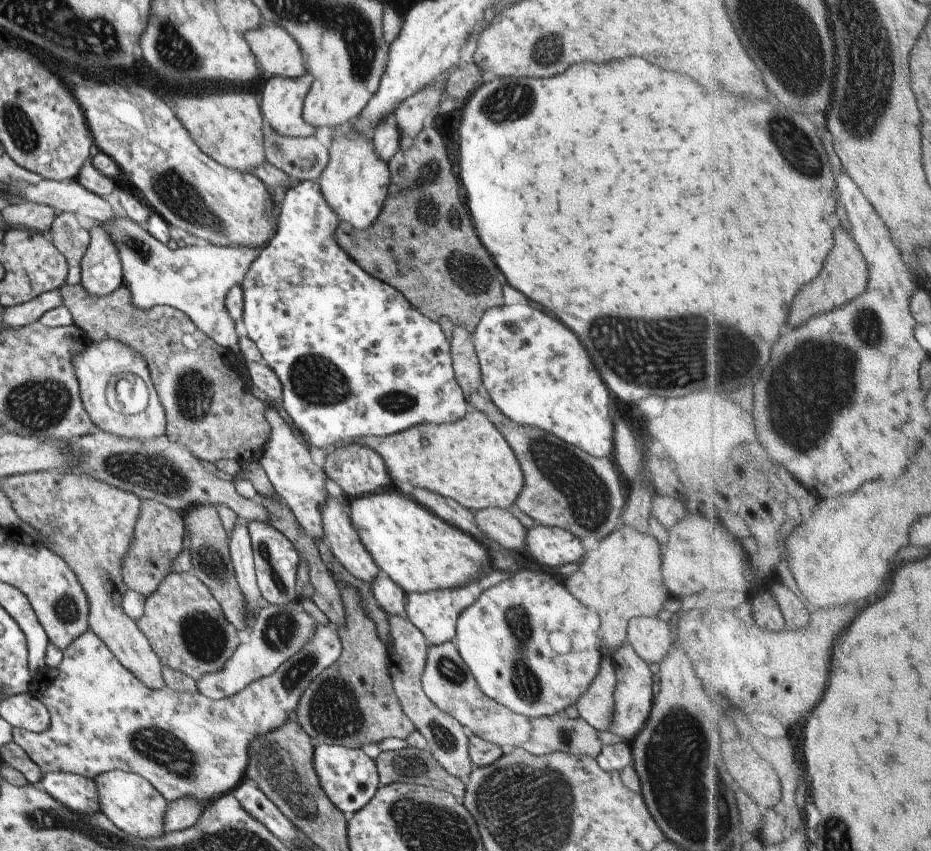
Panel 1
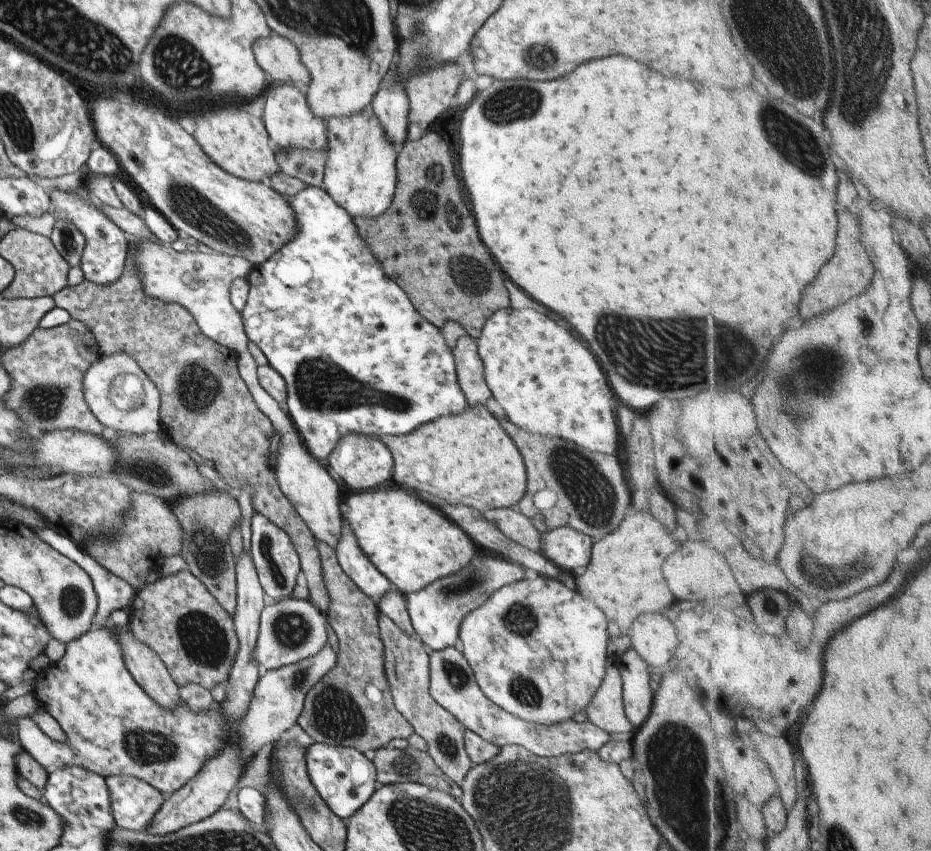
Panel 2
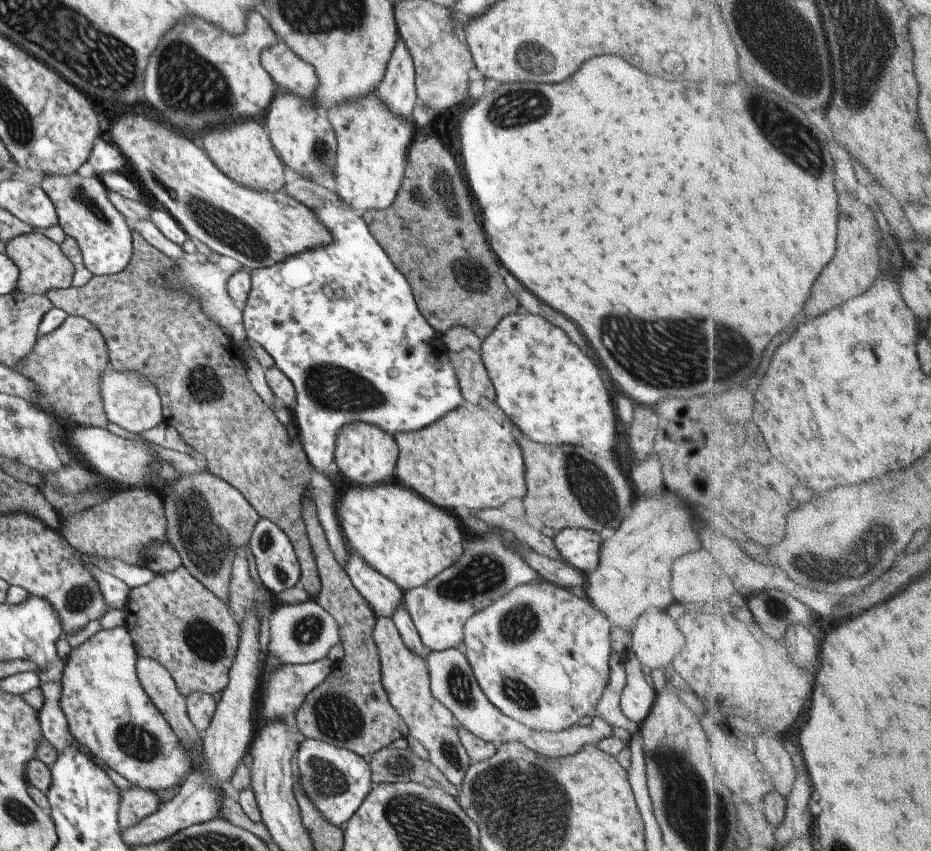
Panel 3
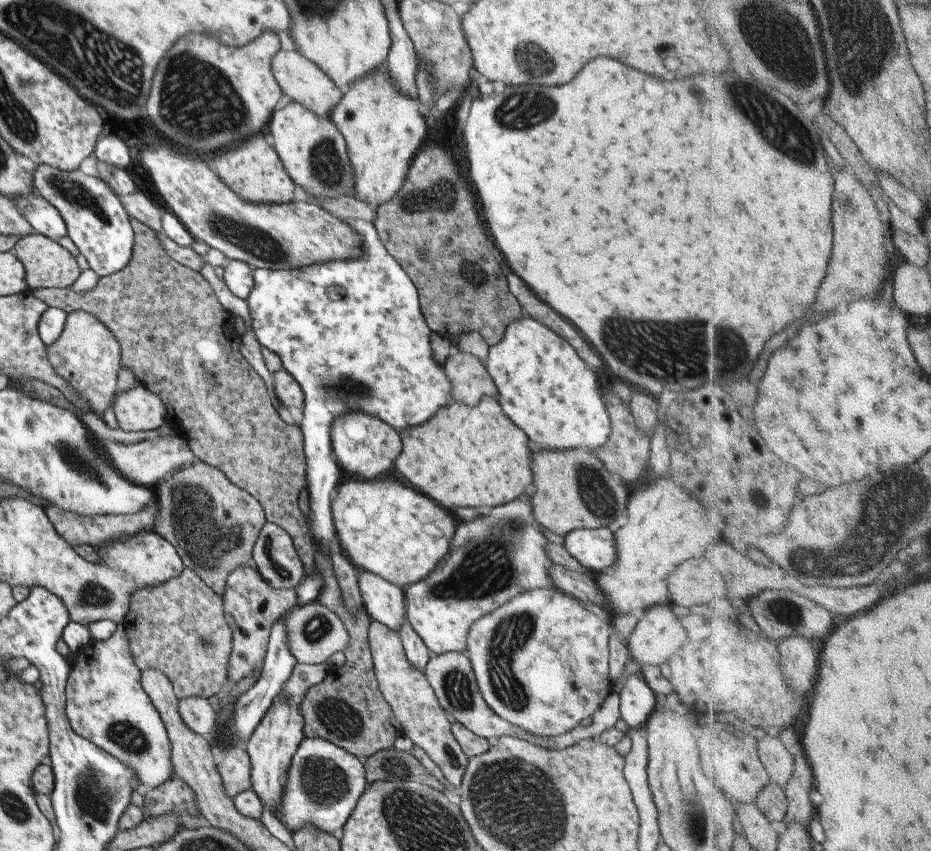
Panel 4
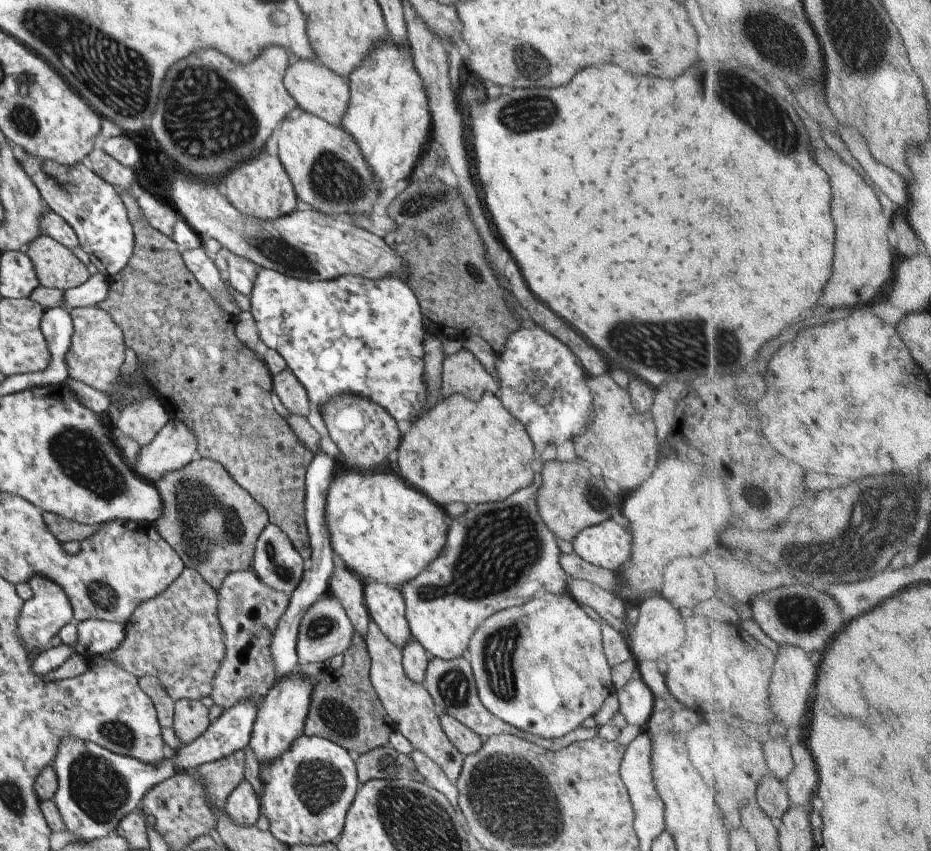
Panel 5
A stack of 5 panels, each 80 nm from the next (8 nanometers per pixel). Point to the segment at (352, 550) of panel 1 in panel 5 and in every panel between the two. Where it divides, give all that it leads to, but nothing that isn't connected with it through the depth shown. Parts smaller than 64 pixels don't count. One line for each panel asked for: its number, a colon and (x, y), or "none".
2: (353, 562)
3: (382, 596)
4: (384, 602)
5: (384, 605)

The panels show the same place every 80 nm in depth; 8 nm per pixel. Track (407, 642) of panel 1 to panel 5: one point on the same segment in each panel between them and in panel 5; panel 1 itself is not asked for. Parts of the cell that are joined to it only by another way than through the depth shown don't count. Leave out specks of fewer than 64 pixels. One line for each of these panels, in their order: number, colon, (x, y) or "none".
2: (405, 658)
3: (404, 677)
4: (405, 689)
5: (408, 707)

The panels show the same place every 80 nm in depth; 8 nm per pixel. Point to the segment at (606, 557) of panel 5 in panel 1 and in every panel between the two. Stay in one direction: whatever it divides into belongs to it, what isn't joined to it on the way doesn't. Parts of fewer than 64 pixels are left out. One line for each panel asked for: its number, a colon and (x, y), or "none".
1: (551, 547)
2: (567, 548)
3: (579, 548)
4: (594, 549)

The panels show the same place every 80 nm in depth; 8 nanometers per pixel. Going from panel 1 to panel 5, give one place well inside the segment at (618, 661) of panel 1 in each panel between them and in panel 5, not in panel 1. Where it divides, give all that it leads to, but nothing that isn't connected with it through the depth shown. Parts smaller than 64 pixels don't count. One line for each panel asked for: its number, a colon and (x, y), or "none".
2: (637, 690)
3: (636, 700)
4: (636, 702)
5: (635, 701)

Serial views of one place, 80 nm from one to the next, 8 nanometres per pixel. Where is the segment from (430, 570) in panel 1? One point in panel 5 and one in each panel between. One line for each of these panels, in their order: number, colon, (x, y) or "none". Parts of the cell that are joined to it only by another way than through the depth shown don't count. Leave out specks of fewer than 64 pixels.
2: (411, 544)
3: (408, 541)
4: (383, 527)
5: (382, 530)

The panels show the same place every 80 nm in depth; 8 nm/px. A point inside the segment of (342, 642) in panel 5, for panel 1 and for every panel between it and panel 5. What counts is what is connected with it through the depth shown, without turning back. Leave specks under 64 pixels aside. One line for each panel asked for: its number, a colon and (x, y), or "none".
1: (277, 632)
2: (290, 630)
3: (302, 633)
4: (314, 633)

